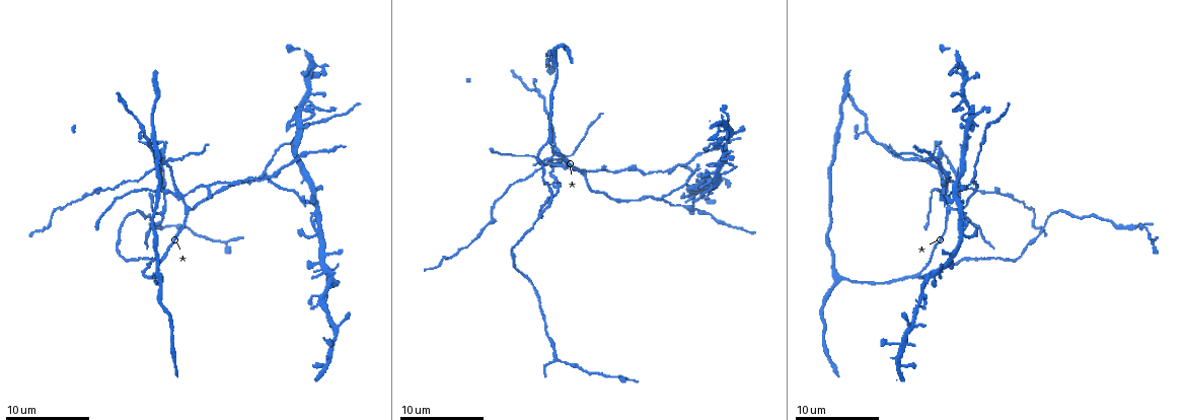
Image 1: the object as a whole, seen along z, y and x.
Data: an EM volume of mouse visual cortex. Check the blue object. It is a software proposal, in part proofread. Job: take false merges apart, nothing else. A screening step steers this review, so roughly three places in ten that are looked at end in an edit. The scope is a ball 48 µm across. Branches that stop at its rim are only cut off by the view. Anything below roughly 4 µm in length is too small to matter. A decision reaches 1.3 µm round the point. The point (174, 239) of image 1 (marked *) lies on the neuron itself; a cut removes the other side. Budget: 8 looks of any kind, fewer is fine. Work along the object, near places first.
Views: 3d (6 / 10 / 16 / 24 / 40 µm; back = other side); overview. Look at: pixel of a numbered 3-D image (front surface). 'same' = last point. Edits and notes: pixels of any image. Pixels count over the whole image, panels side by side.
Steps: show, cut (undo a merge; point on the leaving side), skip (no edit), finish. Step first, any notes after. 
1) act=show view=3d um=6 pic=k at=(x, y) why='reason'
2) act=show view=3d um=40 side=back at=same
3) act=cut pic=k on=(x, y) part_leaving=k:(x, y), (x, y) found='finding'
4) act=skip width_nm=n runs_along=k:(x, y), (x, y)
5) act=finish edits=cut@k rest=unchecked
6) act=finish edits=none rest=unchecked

act=show view=3d um=10 pic=1 at=(659, 198) why='a fork'

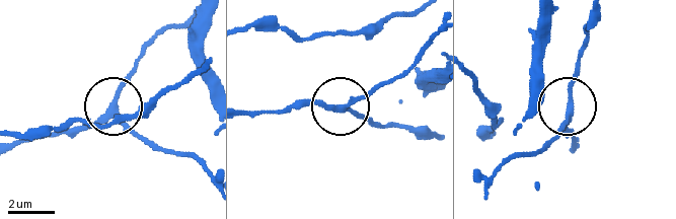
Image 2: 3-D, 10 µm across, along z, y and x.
act=skip side_arm_um=17 arms=3 found='all the same neuron'

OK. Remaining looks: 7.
act=show view=3d um=6 pic=1 at=(955, 198) why='four arms meet'

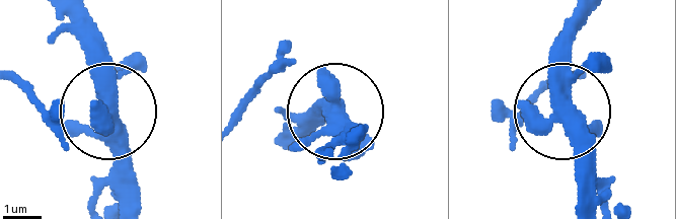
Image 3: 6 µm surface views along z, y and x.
act=skip found='all the same neuron'

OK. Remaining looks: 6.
act=show view=3d um=16 pic=1 at=(182, 195) why='side arm on a straight run'

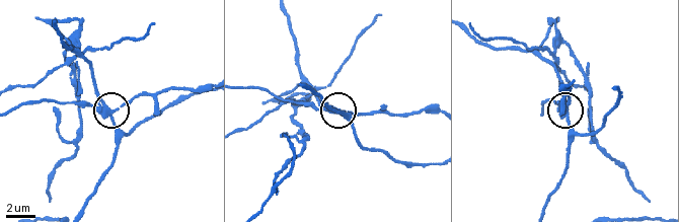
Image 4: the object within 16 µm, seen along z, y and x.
act=cut pic=4 on=(82, 104) part_leaving=4:(105, 110), (141, 96), (173, 89), (207, 89) found='two neurons meet here'

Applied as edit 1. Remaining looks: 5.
act=show view=3d um=6 pic=1 at=(917, 275)

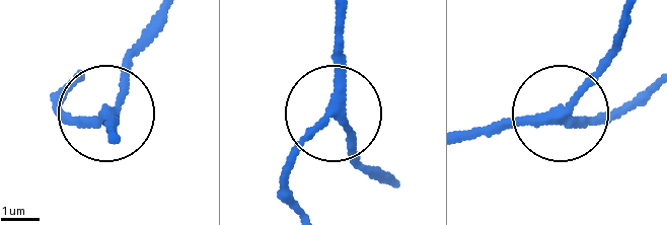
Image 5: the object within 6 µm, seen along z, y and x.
act=skip width_nm=240 runs_along=5:(164, 18), (129, 67), (105, 135) found='all the same neuron'

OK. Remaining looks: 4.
act=finish edits=cut@4 rest=unchecked

